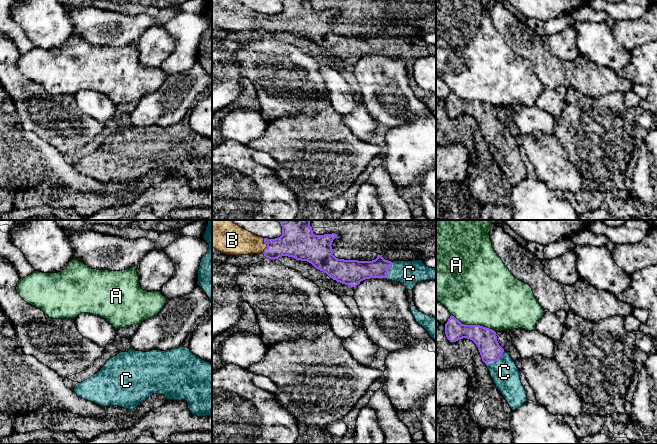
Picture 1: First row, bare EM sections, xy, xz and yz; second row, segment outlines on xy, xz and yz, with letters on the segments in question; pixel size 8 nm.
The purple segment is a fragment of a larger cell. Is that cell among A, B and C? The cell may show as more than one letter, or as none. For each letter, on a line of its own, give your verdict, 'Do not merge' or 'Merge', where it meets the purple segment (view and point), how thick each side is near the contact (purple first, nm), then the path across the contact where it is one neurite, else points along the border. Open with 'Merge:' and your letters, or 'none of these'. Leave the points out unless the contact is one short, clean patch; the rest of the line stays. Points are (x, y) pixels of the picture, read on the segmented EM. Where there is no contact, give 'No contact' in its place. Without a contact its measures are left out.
Merge: B, C
A: Do not merge. Touches purple at yz (473, 325). Thickness 180 nm (purple) against 500 nm
B: Merge. Touches purple at xz (267, 245). Thickness 280 nm (purple) against 220 nm
C: Merge. Touches purple at yz (496, 360). Thickness 180 nm (purple) against 220 nm

